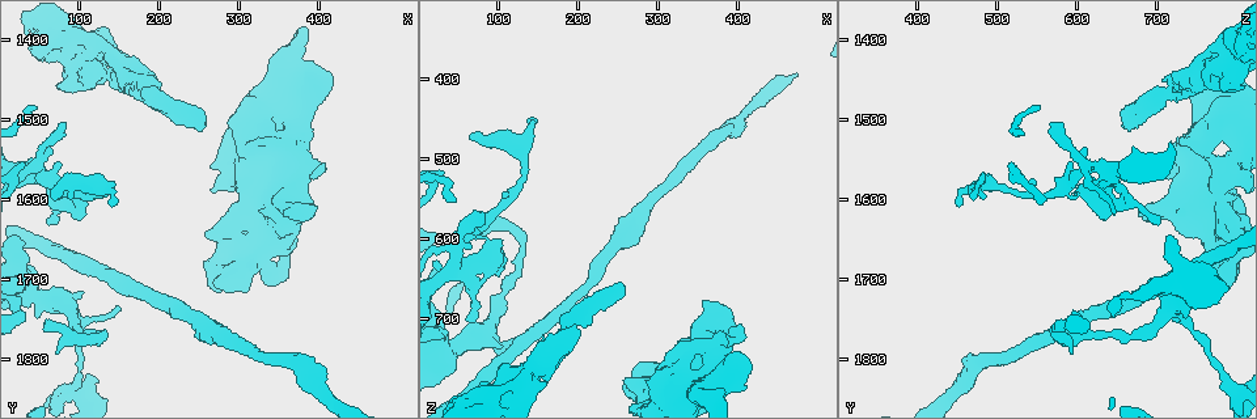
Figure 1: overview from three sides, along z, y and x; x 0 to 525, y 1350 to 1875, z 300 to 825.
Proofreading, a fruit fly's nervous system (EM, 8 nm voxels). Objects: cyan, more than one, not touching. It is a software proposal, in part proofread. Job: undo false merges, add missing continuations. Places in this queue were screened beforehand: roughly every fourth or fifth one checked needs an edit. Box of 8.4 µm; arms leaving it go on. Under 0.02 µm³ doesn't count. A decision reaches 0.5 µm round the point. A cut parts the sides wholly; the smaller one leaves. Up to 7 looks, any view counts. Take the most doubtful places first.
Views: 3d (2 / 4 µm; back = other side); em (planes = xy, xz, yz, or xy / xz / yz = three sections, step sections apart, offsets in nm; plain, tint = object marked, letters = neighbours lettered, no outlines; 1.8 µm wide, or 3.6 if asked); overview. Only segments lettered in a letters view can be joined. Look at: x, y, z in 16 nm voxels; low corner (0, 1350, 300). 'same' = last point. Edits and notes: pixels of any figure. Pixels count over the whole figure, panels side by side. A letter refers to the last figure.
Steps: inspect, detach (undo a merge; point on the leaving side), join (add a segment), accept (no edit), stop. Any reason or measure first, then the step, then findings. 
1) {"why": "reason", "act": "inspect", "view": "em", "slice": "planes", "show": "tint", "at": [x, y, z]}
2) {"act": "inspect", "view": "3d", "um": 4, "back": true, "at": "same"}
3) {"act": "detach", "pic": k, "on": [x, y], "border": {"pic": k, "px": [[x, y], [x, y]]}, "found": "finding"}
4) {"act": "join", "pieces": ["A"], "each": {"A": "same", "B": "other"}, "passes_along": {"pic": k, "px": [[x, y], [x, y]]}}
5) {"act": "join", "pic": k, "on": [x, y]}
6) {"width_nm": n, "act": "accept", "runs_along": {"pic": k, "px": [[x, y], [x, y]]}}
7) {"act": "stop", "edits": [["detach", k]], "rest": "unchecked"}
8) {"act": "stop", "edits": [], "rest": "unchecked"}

{"why": "sharp bend", "act": "inspect", "view": "em", "slice": "planes", "show": "letters", "at": [135, 1440, 775]}

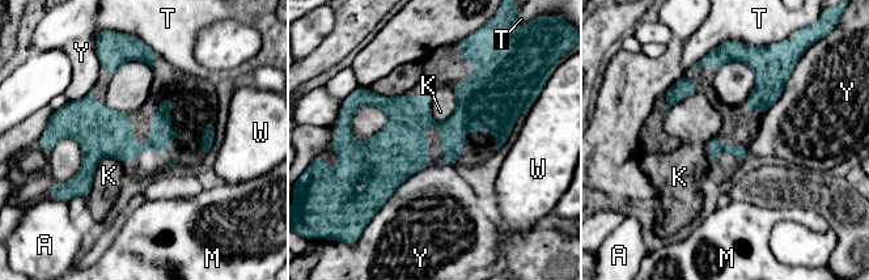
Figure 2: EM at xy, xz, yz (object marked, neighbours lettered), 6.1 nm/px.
{"act": "accept", "each": {"A": "other", "K": "other", "M": "other", "T": "other", "W": "other", "Y": "other"}, "found": "one cell here"}

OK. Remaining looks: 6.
{"act": "inspect", "view": "em", "slice": "xz", "step": 8, "show": "tint", "at": [125, 1580, 495]}

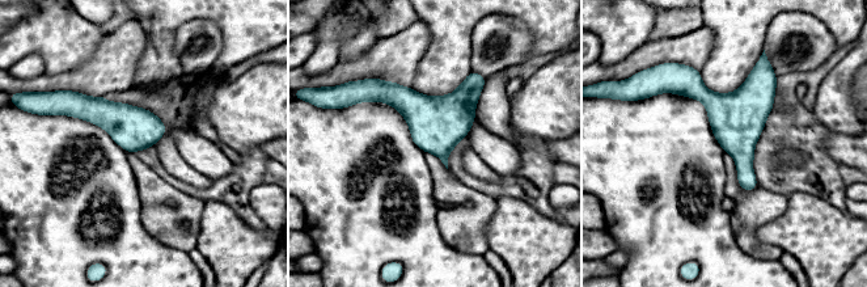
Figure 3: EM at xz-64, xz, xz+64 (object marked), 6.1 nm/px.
{"act": "inspect", "view": "em", "slice": "planes", "show": "tint", "at": "same"}

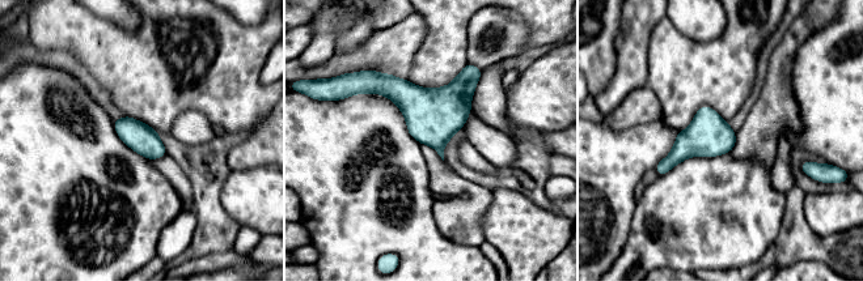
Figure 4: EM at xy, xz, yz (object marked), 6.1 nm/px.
{"act": "inspect", "view": "em", "slice": "planes", "show": "letters", "at": "same"}

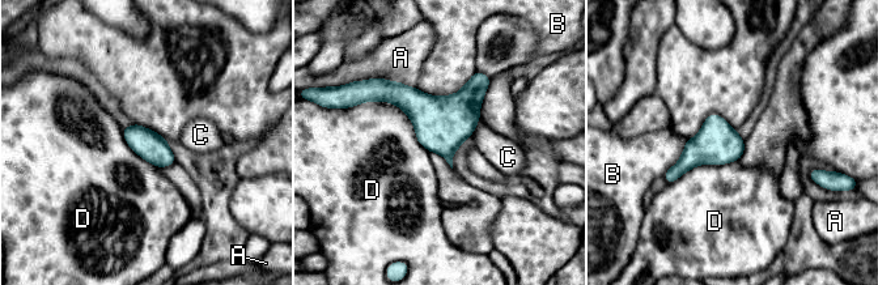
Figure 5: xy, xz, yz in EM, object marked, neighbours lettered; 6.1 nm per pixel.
{"longest_contact_nm": ["D", 550], "act": "accept", "each": {"A": "other", "B": "other", "C": "other", "D": "other"}, "border": {"pic": 5, "px": [[359, 103], [394, 103], [431, 153]]}, "found": "continuous, no second cell"}

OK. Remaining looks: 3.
{"why": "branch stops here", "act": "inspect", "view": "3d", "um": 2, "at": [385, 1540, 720]}

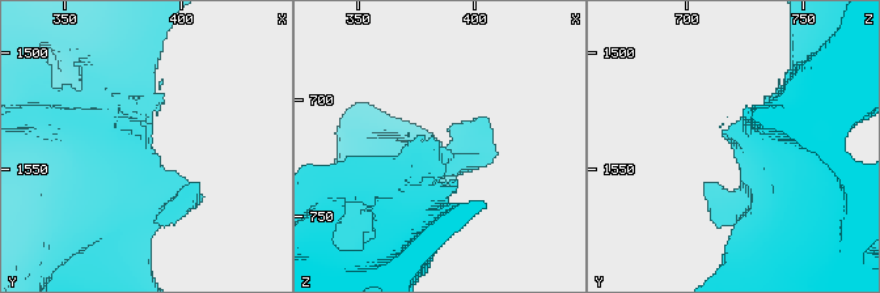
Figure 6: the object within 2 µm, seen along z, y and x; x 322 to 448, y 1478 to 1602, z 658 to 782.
{"why": "shape alone is not enough", "act": "inspect", "view": "em", "um": 3.6, "slice": "planes", "show": "letters", "at": [389, 1544, 723]}

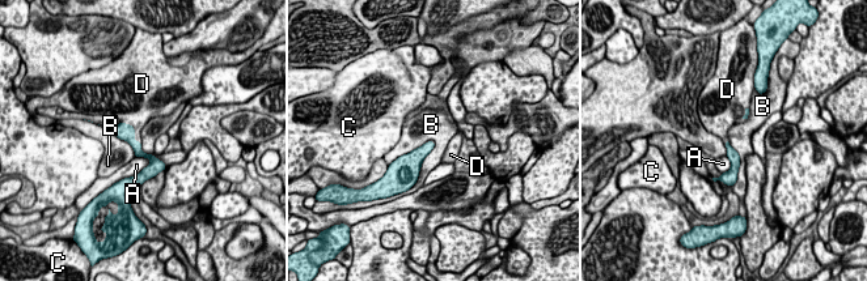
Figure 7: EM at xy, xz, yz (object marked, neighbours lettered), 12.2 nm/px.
{"act": "join", "pieces": ["D"], "each": {"A": "other", "B": "other", "C": "other", "D": "same"}, "found": "it goes on there"}

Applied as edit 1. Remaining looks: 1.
{"act": "stop", "edits": [["join", 7]], "rest": "unchecked"}

